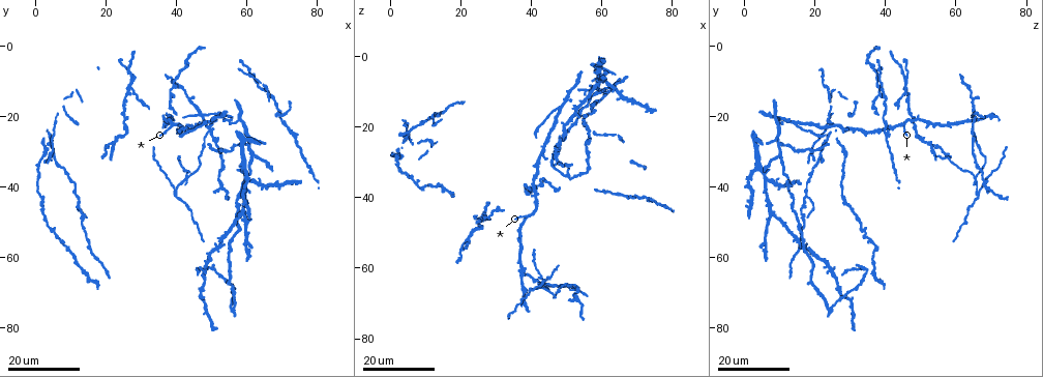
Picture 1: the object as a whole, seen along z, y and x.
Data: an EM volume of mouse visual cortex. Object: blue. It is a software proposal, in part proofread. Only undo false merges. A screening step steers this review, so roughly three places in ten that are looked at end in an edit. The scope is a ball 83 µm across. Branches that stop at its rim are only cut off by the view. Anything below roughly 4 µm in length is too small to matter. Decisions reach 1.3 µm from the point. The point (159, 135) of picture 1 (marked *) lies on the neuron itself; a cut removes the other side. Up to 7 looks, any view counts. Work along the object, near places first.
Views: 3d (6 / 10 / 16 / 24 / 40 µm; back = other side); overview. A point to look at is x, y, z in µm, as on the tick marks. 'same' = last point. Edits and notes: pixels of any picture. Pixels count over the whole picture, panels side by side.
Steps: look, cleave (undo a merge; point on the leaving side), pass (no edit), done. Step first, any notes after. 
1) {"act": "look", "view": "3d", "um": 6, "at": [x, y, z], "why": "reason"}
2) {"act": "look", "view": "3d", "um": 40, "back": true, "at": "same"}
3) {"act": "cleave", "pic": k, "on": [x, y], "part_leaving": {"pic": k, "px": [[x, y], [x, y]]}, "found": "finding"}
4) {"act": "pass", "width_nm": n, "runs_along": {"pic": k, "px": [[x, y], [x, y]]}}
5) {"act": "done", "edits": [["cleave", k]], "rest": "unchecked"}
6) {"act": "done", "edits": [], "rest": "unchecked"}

{"act": "look", "view": "3d", "um": 24, "at": [12.0, 43.0, 17.5], "why": "branch point"}

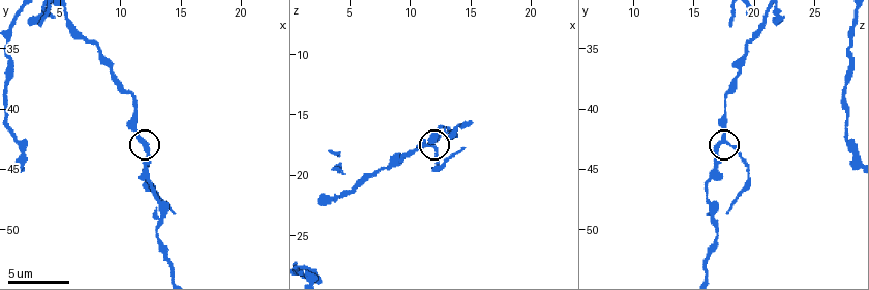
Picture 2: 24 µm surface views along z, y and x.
{"act": "look", "view": "3d", "um": 10, "at": [11.8, 42.6, 17.4]}

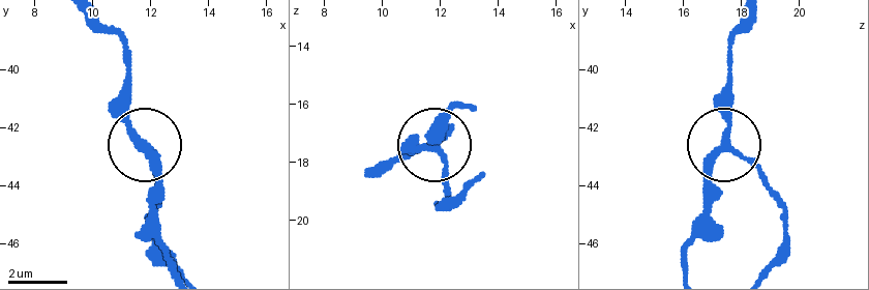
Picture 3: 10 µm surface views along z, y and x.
{"act": "pass", "arms": 3, "runs_along": {"pic": 3, "px": [[746, 23], [731, 45], [726, 139], [781, 199]]}, "found": "one neuron here"}

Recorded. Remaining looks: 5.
{"act": "look", "view": "3d", "um": 24, "at": [49.5, 24.0, 65.5], "why": "four or more arms meet"}

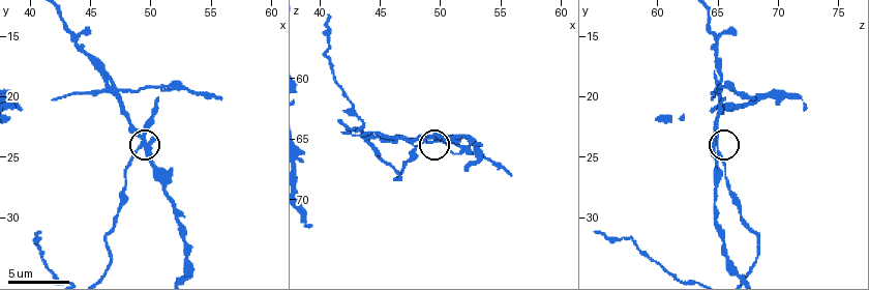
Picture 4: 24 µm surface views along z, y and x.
{"act": "look", "view": "3d", "um": 10, "at": [49.4, 24.2, 64.8]}

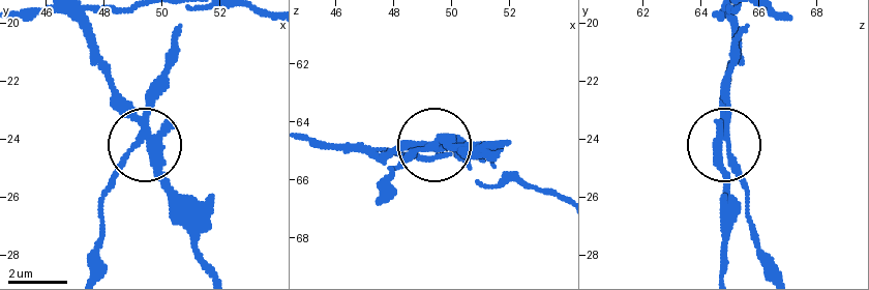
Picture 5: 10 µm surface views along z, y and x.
{"act": "cleave", "pic": 5, "on": [120, 165], "side_arm_um": 28, "arms": 4, "found": "a second neuron is stuck on"}

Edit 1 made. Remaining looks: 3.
{"act": "look", "view": "overview"}

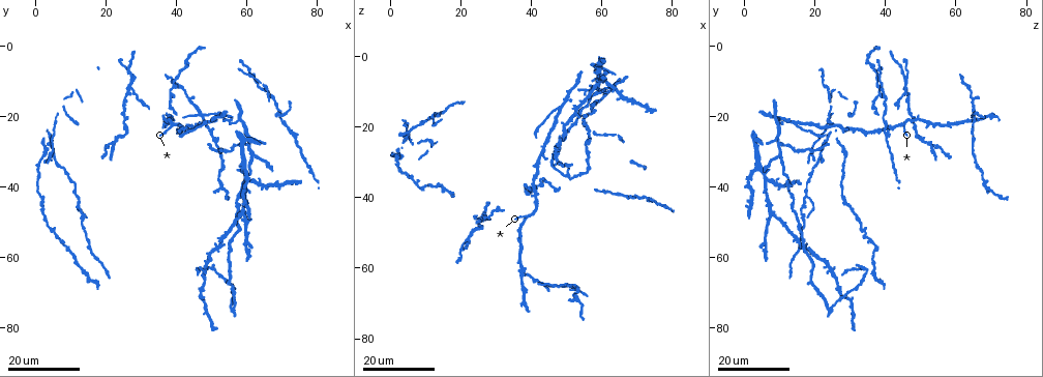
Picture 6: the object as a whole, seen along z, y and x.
{"act": "look", "view": "3d", "um": 16, "at": [42.0, 4.5, 35.0], "why": "thin arm on a thick one"}

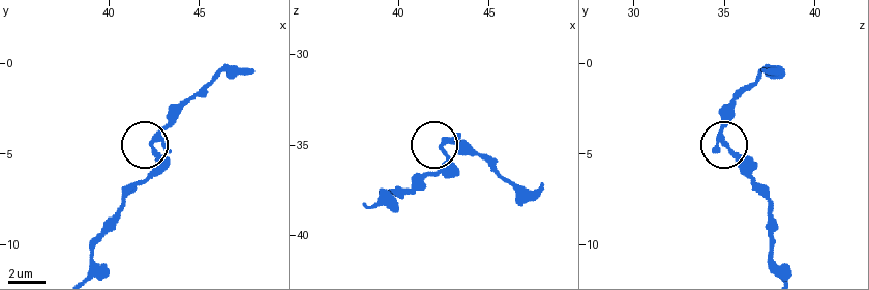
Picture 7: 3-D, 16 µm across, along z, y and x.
{"act": "look", "view": "3d", "um": 10, "at": [42.4, 4.5, 35.2]}

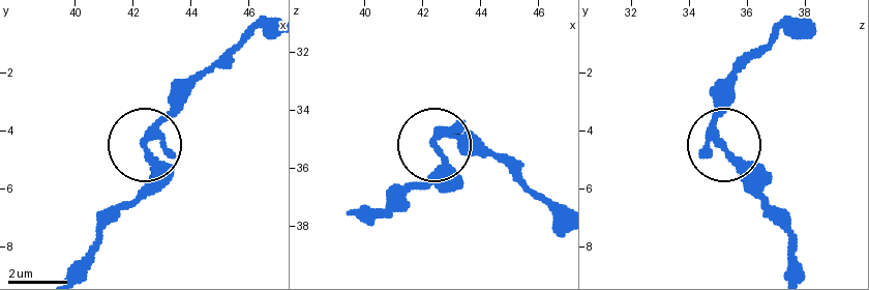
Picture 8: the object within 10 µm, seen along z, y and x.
{"act": "pass", "arms": 3, "found": "all the same neuron"}

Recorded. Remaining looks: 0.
{"act": "done", "edits": [["cleave", 5]], "rest": "unchecked"}

